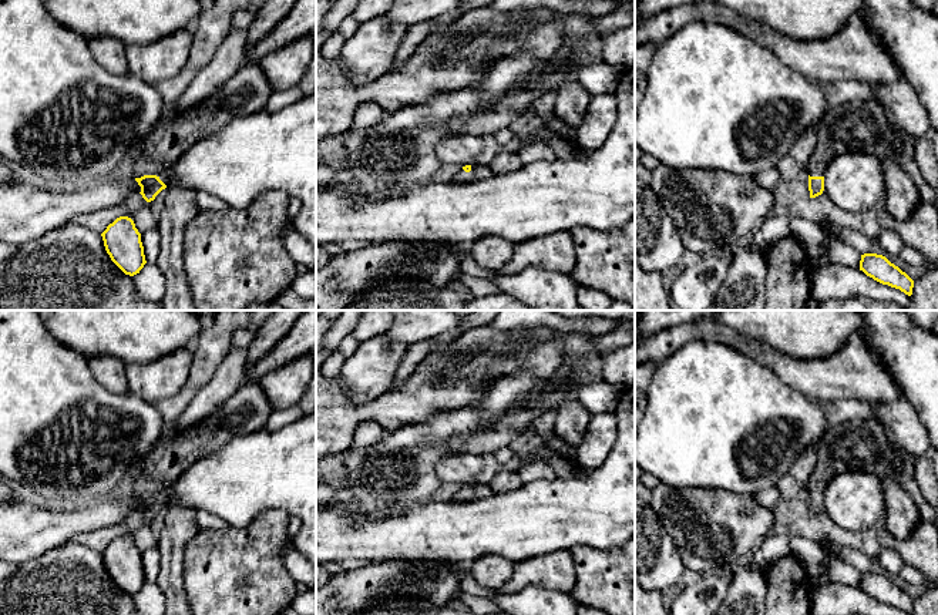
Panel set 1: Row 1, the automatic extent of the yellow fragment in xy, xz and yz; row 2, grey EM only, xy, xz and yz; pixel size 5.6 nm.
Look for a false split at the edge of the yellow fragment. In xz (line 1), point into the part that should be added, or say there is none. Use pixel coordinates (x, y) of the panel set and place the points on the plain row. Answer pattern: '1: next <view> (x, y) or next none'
1: next xz (477, 491)

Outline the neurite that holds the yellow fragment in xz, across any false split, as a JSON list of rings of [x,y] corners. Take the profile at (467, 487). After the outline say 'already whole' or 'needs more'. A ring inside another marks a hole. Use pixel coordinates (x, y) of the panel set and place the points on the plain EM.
[[[473,483],[473,484],[463,485],[455,493],[454,500],[458,501],[458,503],[475,501],[475,500],[487,498],[492,494],[494,493],[492,493],[492,490],[490,488],[488,484]]]; needs more

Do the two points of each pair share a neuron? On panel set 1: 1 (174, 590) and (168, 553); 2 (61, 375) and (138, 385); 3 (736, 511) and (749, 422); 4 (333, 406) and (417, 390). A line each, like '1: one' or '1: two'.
1: one
2: two
3: two
4: one

